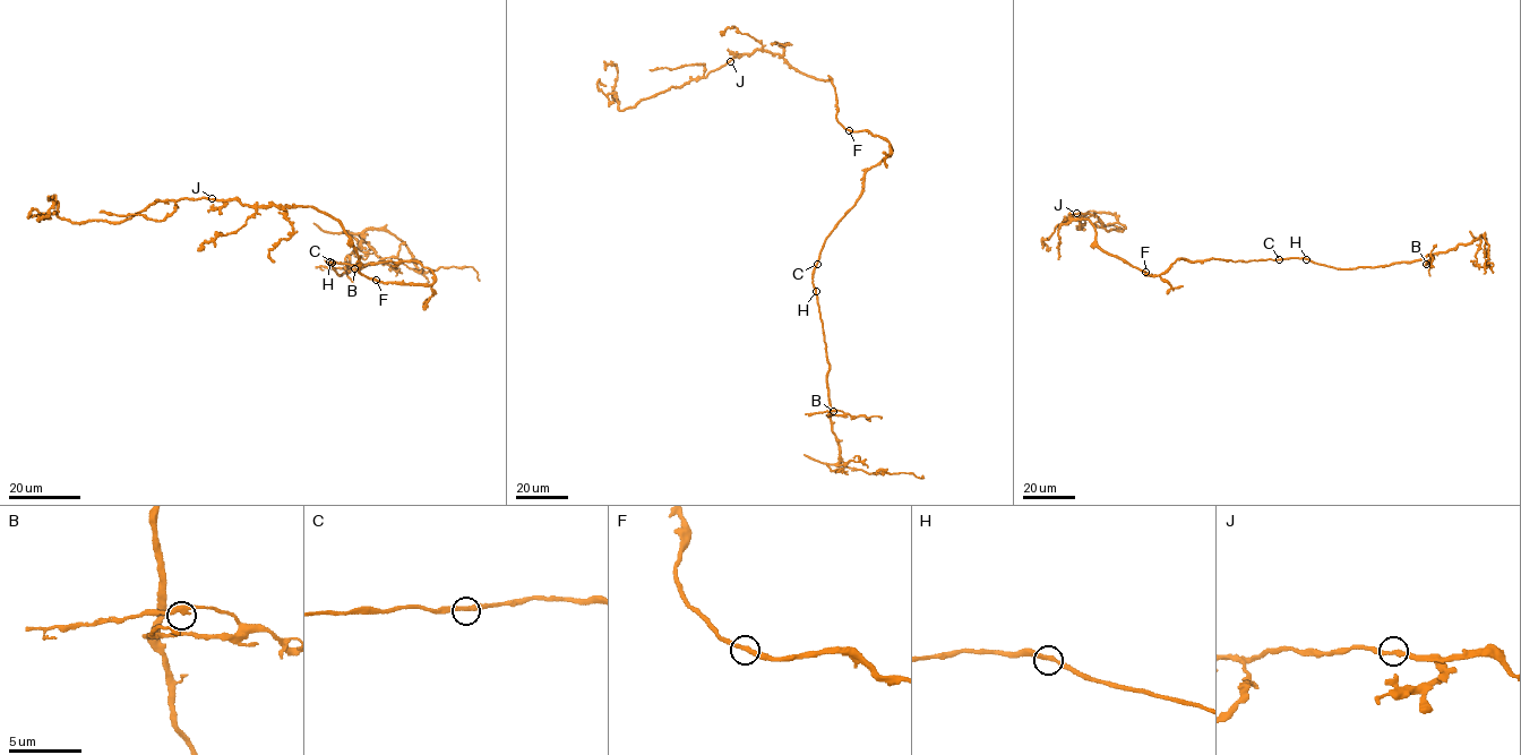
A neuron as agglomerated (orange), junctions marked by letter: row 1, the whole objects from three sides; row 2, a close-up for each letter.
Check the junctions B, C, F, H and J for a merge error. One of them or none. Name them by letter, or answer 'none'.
none

